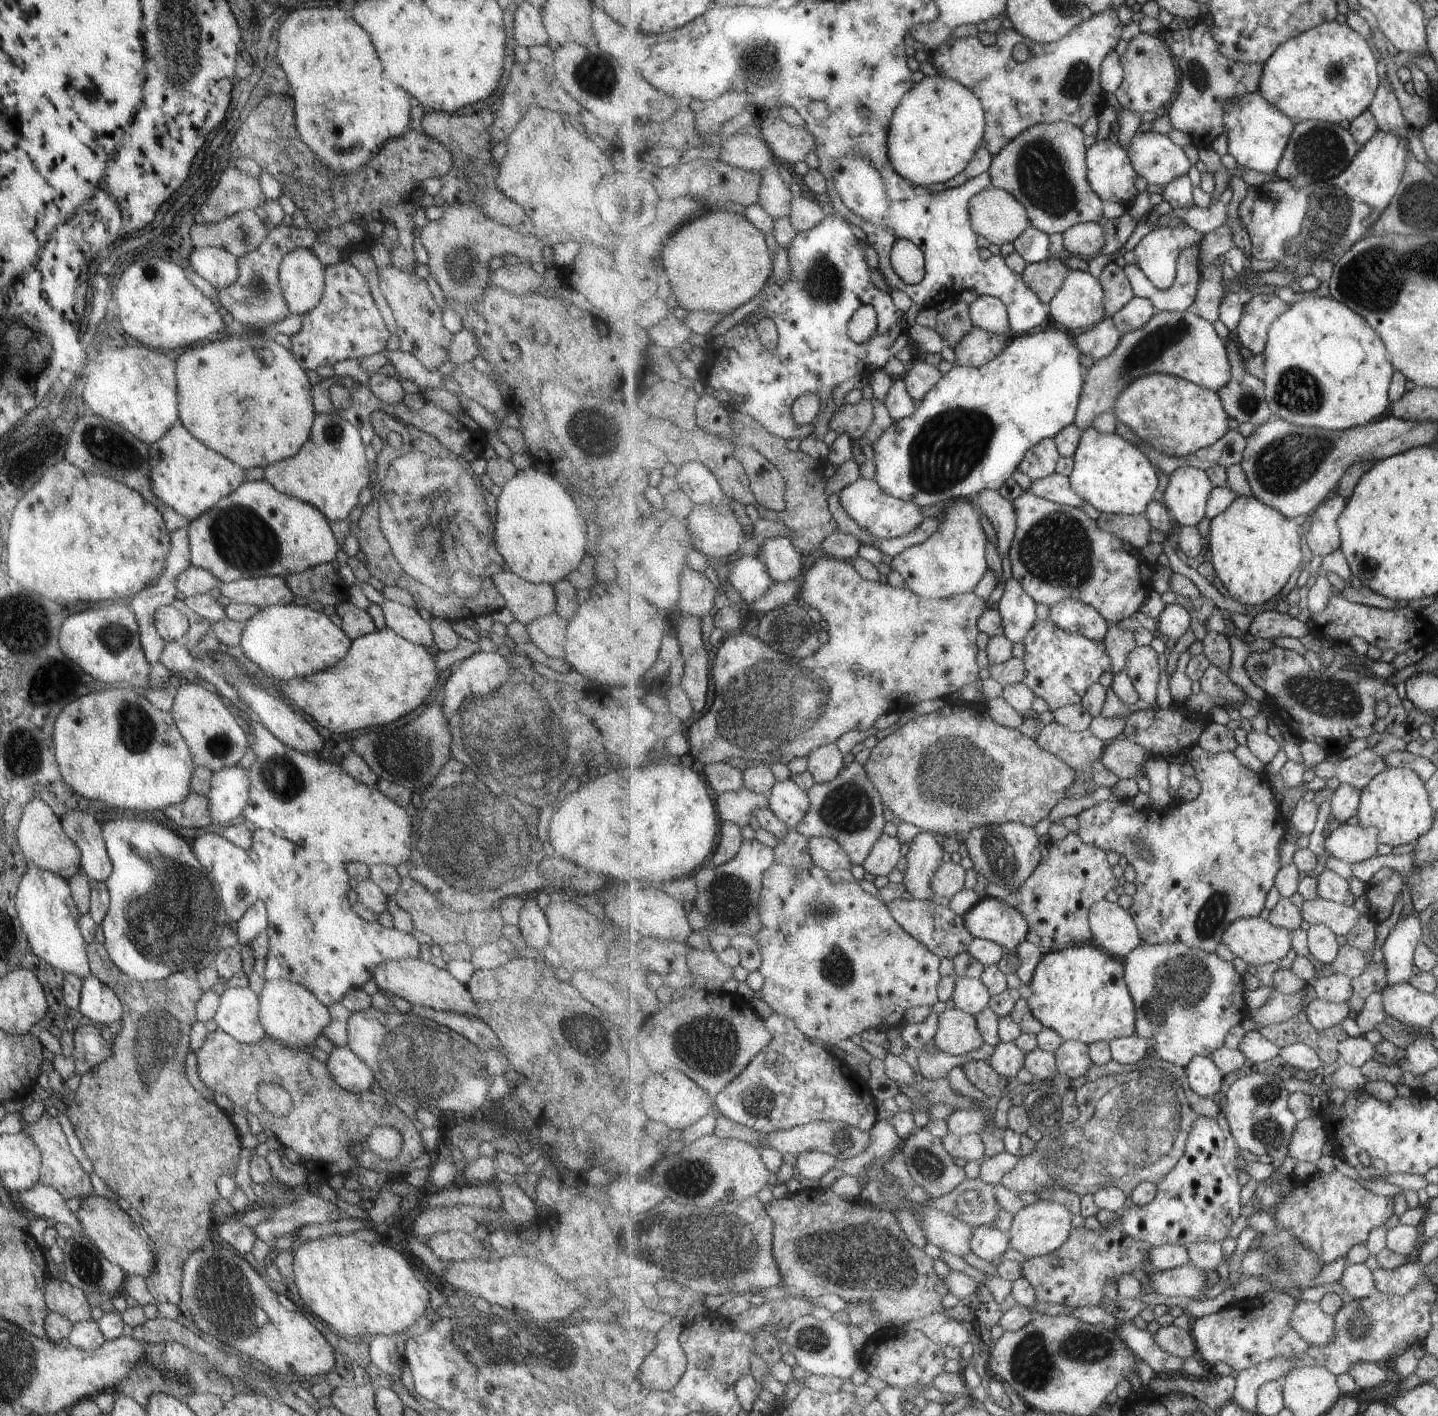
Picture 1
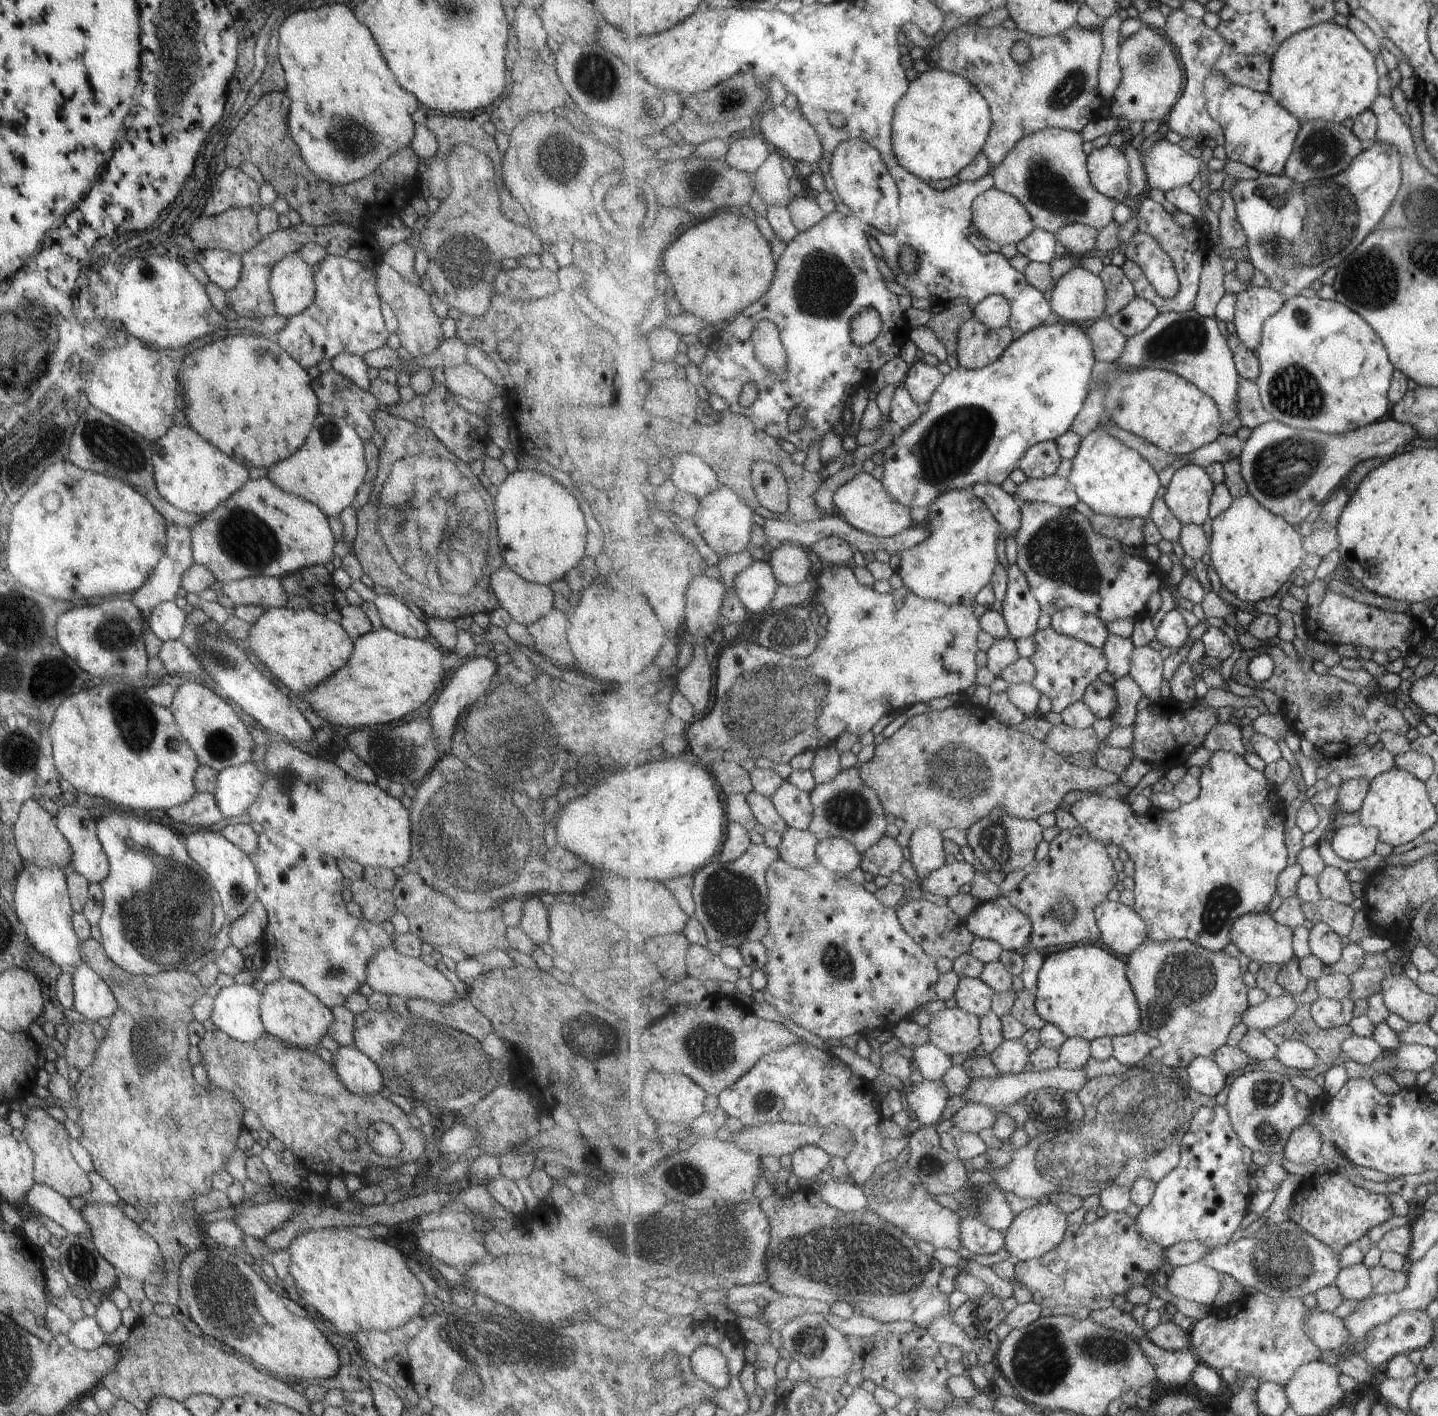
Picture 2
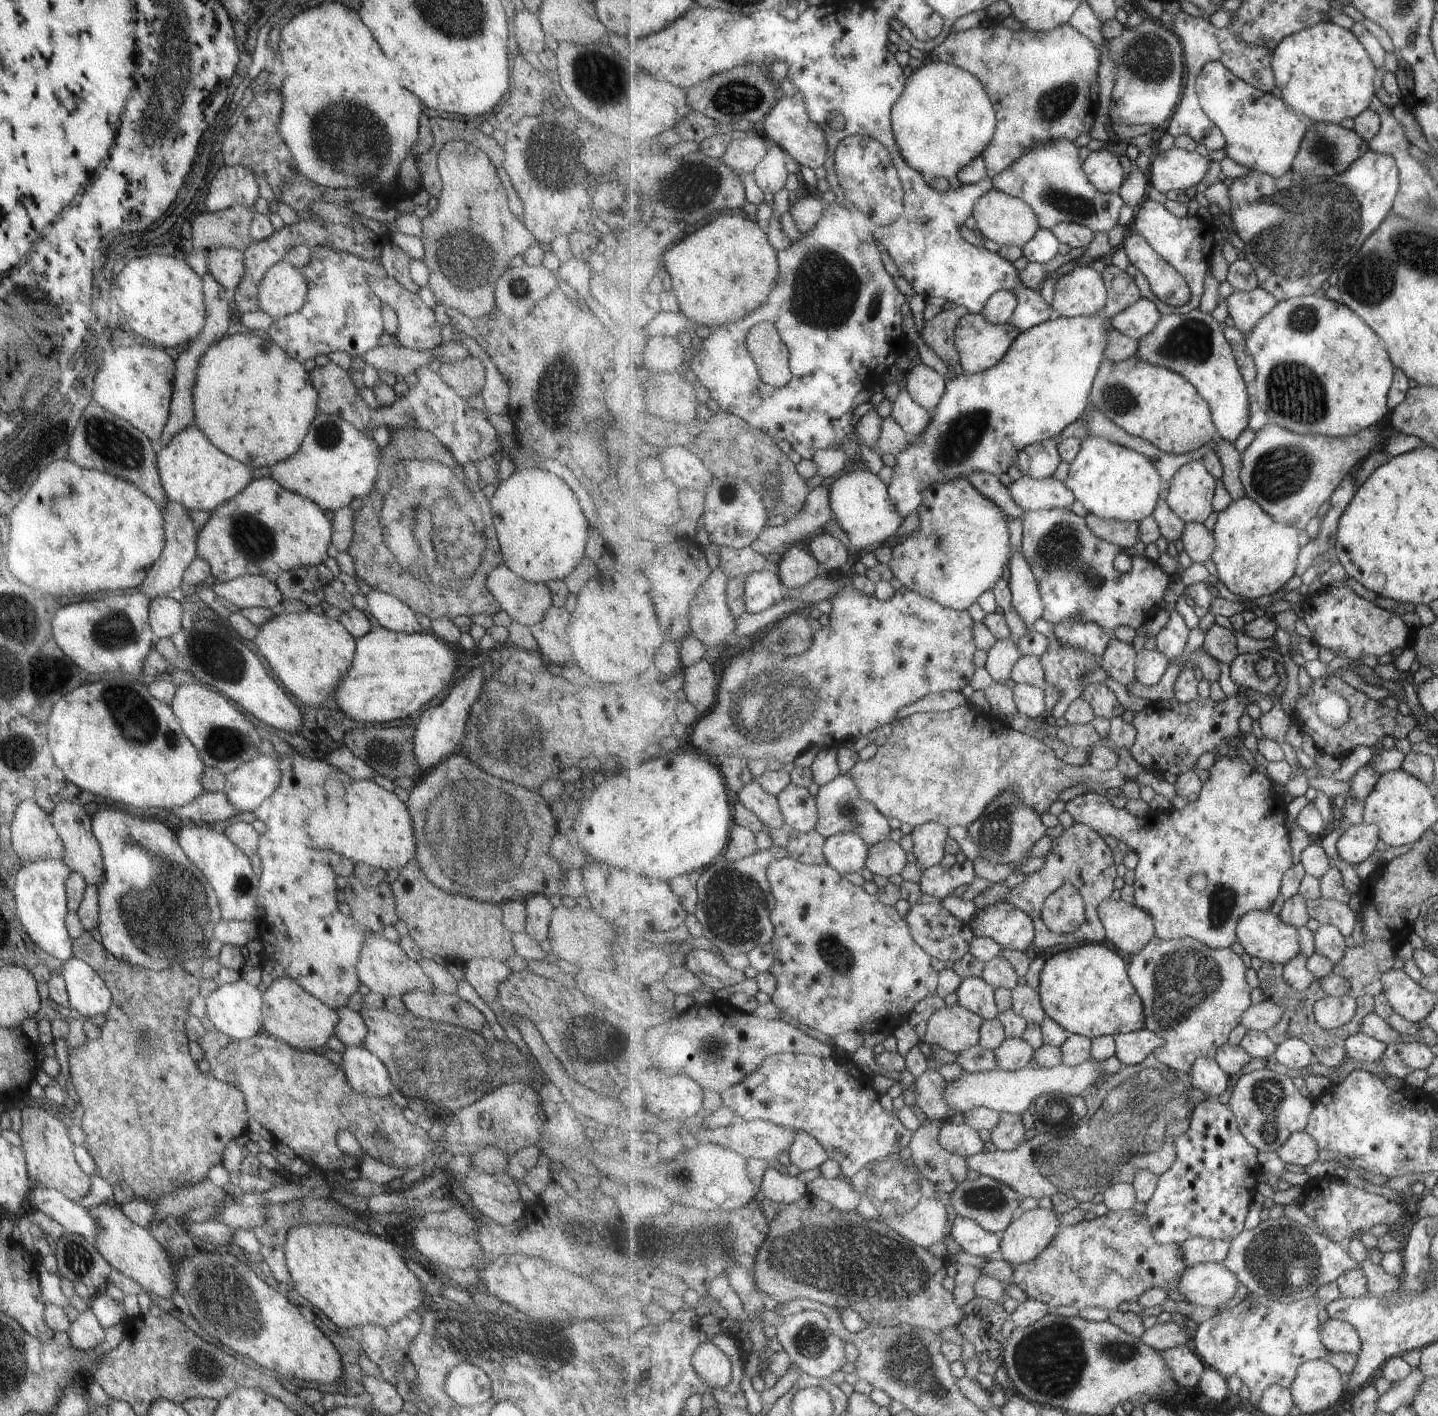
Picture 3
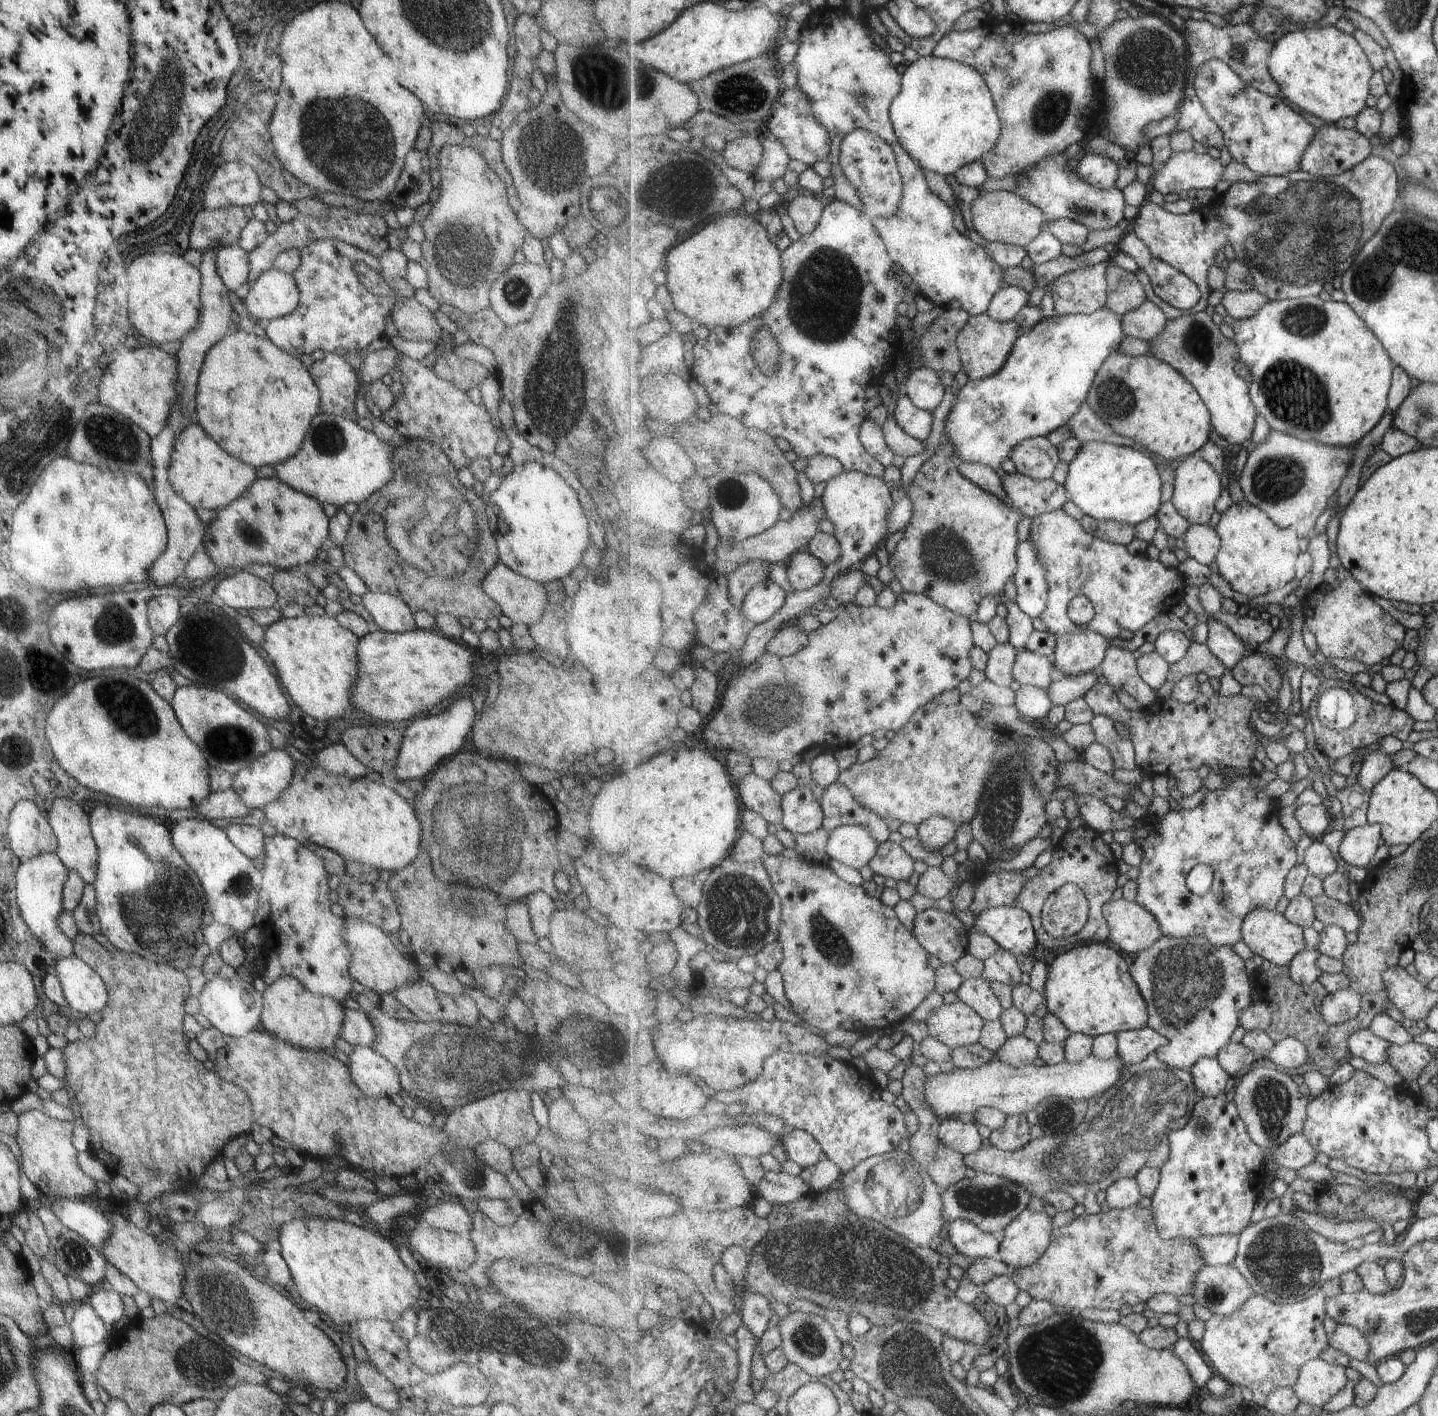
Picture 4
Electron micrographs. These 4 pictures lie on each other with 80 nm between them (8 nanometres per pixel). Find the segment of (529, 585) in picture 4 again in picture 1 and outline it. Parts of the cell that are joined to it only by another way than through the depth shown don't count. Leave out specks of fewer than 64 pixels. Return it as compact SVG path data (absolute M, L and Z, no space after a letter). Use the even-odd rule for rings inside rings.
M505 568L490 577L497 592L502 594L505 606L513 613L514 620L524 625L555 608L556 596L550 584L524 581Z

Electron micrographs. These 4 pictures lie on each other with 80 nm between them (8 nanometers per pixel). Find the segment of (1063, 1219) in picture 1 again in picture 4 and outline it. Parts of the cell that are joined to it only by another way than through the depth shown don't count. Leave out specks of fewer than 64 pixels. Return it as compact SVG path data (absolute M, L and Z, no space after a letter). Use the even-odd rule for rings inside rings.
M1026 1209L1005 1231L1001 1261L1014 1270L1035 1265L1053 1240L1053 1220L1041 1211Z

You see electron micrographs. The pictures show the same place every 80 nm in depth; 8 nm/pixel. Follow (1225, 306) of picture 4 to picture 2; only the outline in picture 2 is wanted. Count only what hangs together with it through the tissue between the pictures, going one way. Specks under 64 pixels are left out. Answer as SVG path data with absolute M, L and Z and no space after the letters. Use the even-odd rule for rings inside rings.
M1251 286L1247 291L1237 293L1237 310L1233 325L1235 335L1248 350L1259 346L1268 318L1283 308L1286 298L1273 288Z

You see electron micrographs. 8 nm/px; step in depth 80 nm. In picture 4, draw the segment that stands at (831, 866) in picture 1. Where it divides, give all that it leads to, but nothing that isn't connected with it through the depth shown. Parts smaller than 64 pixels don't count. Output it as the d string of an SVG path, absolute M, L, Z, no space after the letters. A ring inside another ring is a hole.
M859 824L844 825L830 832L827 855L853 869L869 865L881 842L877 842L867 828Z

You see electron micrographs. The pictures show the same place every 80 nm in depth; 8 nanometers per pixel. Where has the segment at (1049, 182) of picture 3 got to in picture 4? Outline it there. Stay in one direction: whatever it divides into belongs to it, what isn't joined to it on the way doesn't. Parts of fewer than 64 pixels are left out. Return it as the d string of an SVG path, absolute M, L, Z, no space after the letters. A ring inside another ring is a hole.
M1063 153L1044 159L1035 168L1031 168L1031 172L1025 172L1023 176L1007 176L1003 180L989 177L981 188L984 193L987 191L1015 192L1042 209L1046 213L1047 222L1067 218L1087 226L1091 231L1105 230L1119 224L1124 220L1123 210L1128 205L1121 190L1099 189L1087 184L1075 169L1069 168L1069 158Z

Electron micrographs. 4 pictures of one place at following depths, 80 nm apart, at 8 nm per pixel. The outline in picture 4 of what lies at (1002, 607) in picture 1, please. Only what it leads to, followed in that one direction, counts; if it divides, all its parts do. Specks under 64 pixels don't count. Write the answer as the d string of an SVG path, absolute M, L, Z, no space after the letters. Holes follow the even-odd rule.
M1028 538L1018 548L1019 570L1015 572L1016 604L1031 618L1040 618L1045 612L1051 594L1047 568L1037 556Z

